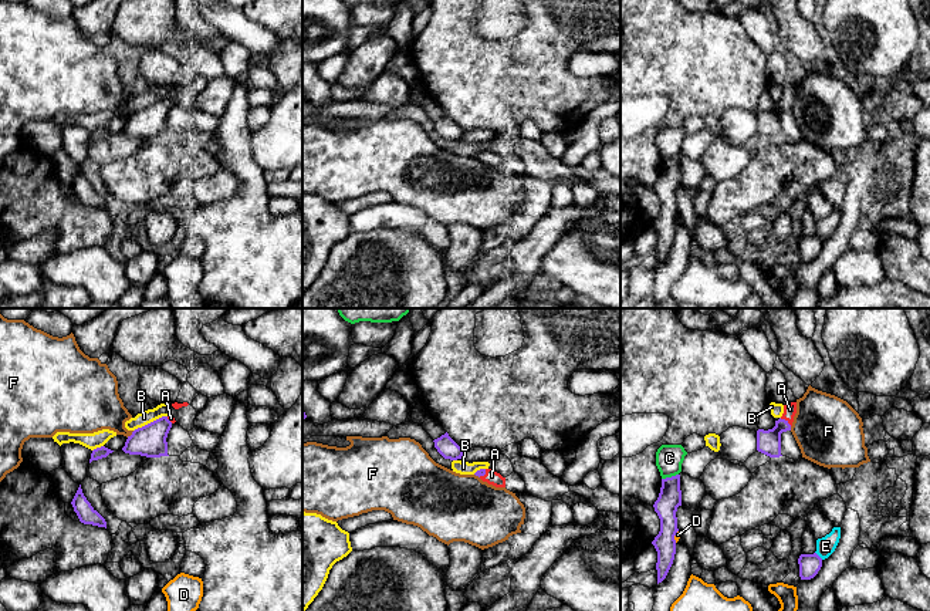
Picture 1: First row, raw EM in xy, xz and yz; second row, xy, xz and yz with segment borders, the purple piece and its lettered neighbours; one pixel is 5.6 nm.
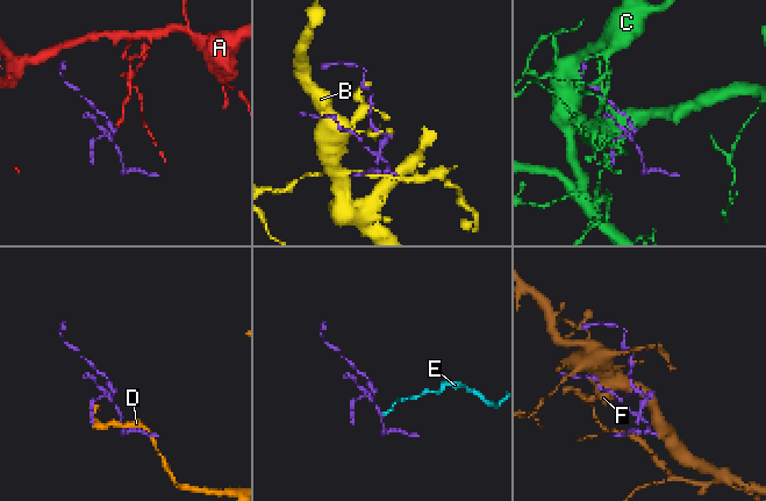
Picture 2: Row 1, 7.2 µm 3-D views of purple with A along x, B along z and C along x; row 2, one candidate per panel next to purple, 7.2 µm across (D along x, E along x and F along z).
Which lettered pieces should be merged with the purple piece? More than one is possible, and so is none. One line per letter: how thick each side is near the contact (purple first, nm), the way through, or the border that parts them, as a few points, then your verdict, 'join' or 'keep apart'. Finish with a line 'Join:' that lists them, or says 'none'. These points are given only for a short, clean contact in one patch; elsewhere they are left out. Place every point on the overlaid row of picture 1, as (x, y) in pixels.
A: calibres 140 and 80 nm; way yz (768, 442), (784, 419), (790, 409); join
B: calibres 180 and 80 nm; keep apart
C: calibres 130 and 160 nm; keep apart
D: calibres 130 and 30 nm; keep apart
E: calibres 120 and 110 nm; border yz (815, 552), (822, 559); keep apart
F: calibres 180 and 260 nm; keep apart
Join: A

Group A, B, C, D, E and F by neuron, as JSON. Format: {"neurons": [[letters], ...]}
{"neurons": [["A"], ["B"], ["C"], ["D"], ["E"], ["F"]]}

